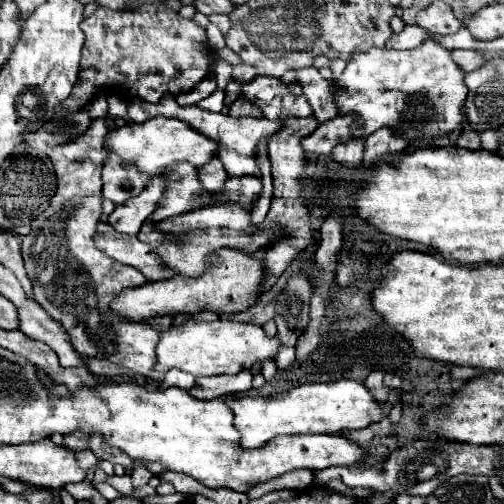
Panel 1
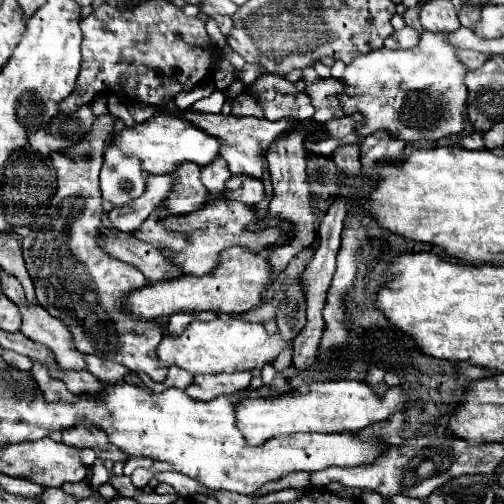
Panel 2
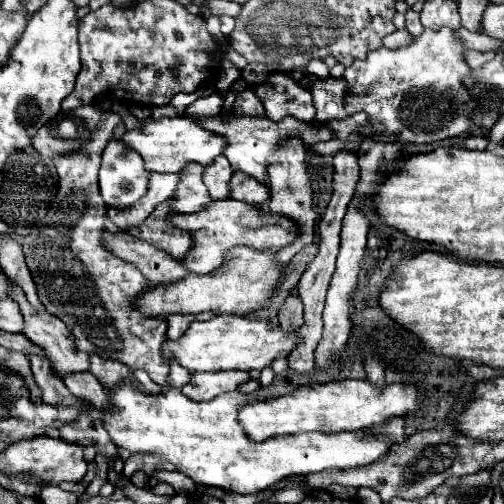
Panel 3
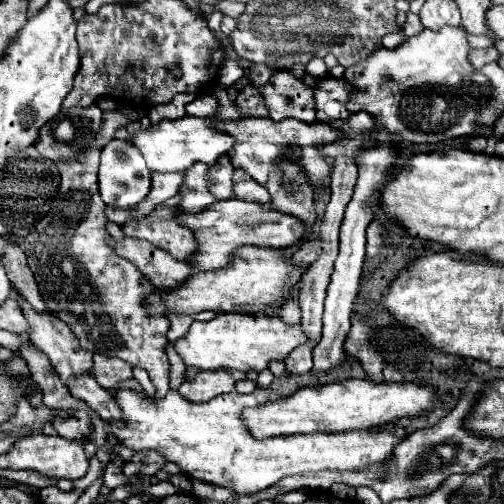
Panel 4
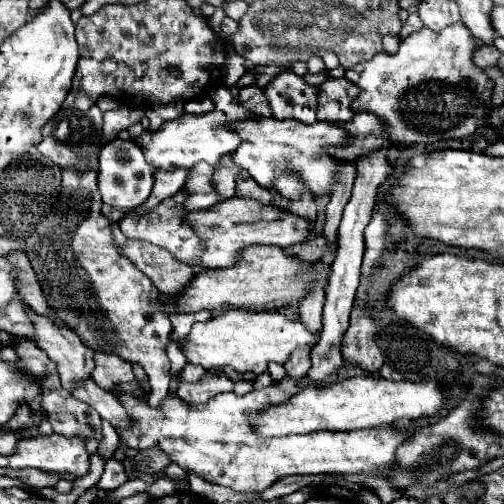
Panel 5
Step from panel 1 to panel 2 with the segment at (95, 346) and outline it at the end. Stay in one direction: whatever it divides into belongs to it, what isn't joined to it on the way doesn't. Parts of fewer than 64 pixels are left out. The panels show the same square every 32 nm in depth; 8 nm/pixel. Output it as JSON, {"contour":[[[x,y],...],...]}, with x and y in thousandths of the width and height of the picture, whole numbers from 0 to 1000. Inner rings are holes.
{"contour":[[[218,226],[190,234],[183,262],[155,286],[103,306],[115,333],[115,381],[91,425],[63,448],[63,460],[44,472],[44,500],[52,536],[67,560],[71,595],[99,627],[131,643],[155,698],[266,726],[266,738],[286,738],[306,758],[325,758],[329,734],[313,730],[310,706],[325,655],[306,639],[270,635],[226,607],[242,583],[290,567],[294,556],[258,524],[214,508],[190,480],[206,425],[194,345],[226,242],[230,234]]]}

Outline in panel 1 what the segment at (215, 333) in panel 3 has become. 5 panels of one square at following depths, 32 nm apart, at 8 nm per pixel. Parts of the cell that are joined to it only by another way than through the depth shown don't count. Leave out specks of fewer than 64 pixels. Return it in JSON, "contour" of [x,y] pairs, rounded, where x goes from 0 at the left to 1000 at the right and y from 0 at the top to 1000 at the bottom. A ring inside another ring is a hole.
{"contour":[[[437,631],[429,639],[385,639],[373,635],[357,647],[341,647],[329,659],[317,659],[317,675],[310,687],[310,734],[333,738],[337,730],[353,730],[361,738],[385,742],[385,746],[429,746],[429,742],[468,742],[480,730],[500,730],[504,718],[524,718],[528,710],[540,710],[552,702],[556,679],[552,671],[532,671],[520,655],[520,647],[508,643],[480,643],[480,639],[456,639],[448,631]]]}

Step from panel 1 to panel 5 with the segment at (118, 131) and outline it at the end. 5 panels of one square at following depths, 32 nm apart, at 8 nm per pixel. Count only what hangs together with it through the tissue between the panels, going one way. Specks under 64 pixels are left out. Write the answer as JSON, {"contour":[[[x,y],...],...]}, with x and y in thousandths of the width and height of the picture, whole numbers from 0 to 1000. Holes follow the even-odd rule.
{"contour":[[[440,167],[429,171],[417,183],[417,194],[429,206],[429,214],[421,222],[401,226],[401,230],[365,226],[365,230],[357,230],[349,238],[325,242],[306,262],[302,258],[286,258],[282,270],[266,278],[282,294],[286,313],[294,317],[294,325],[306,337],[341,337],[341,333],[373,333],[377,337],[397,317],[429,329],[444,306],[456,306],[460,298],[468,298],[468,286],[476,286],[476,274],[460,258],[452,258],[448,246],[500,234],[500,226],[492,218],[484,218],[472,206],[472,198],[460,190],[456,175],[448,175]]]}

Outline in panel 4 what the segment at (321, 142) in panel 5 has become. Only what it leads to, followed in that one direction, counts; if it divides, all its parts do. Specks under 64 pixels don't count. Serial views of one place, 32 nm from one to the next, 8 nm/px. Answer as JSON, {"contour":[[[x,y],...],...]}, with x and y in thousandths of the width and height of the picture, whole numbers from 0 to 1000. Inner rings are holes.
{"contour":[[[472,234],[472,238],[448,238],[448,242],[417,238],[417,254],[433,258],[433,262],[448,262],[464,274],[464,290],[448,302],[460,329],[484,337],[520,369],[528,369],[528,361],[532,361],[536,333],[540,333],[552,302],[567,302],[567,298],[583,298],[583,294],[599,298],[595,329],[611,345],[619,369],[631,369],[639,357],[647,357],[659,345],[659,329],[647,317],[639,317],[639,306],[631,302],[635,286],[663,282],[671,274],[671,258],[663,258],[655,246],[635,246],[635,242],[603,246],[603,242],[579,238],[579,234],[563,234],[556,242],[544,242],[536,234]]]}

